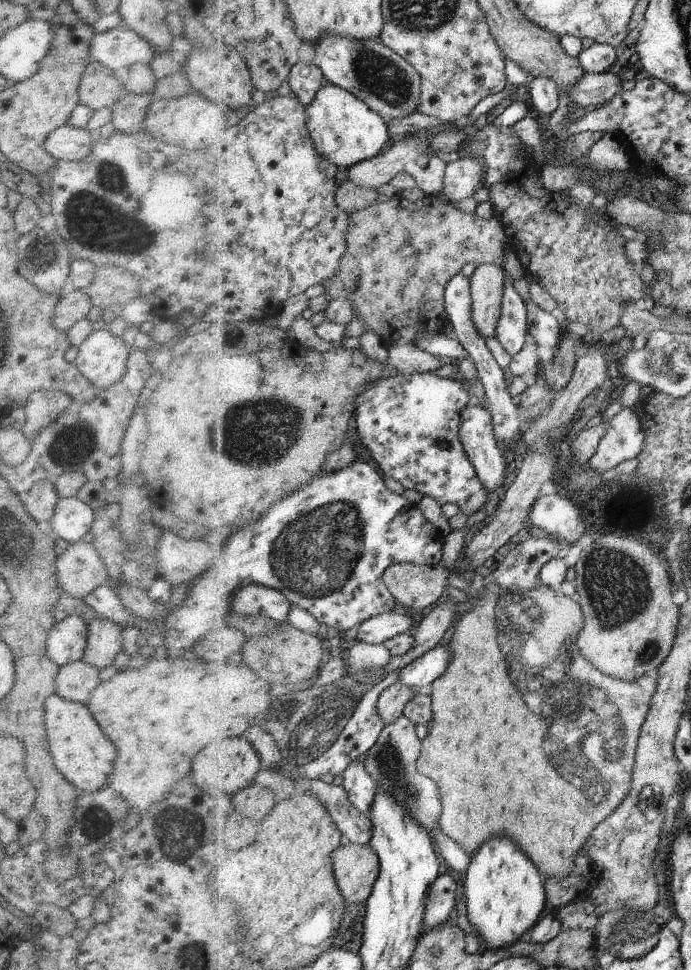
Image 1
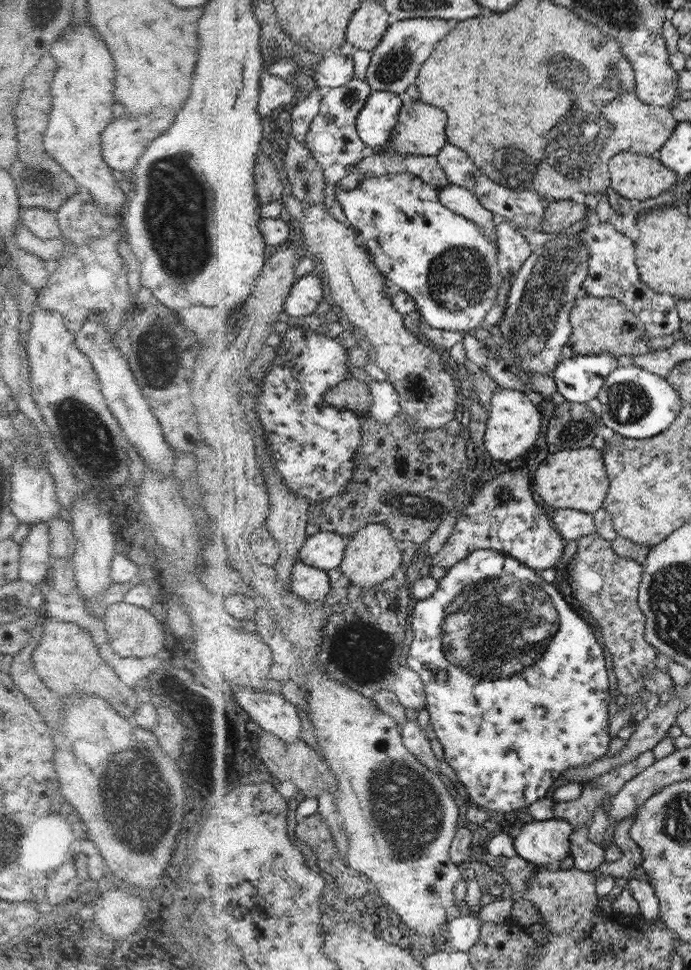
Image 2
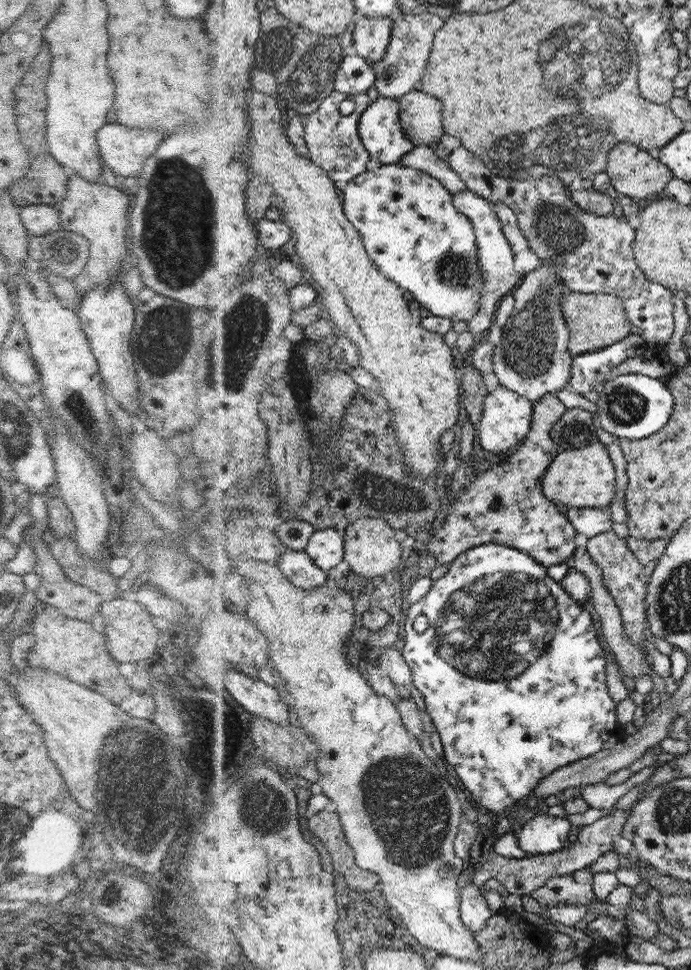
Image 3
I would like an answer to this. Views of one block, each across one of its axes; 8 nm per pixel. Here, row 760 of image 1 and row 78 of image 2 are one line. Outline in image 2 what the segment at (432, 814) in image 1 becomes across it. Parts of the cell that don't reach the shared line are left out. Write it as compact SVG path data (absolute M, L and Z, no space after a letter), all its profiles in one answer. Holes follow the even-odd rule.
M443 18L394 21L379 47L373 52L374 60L366 78L370 86L374 87L374 91L392 91L404 96L411 86L417 84L425 62L433 56L434 49L457 23Z

